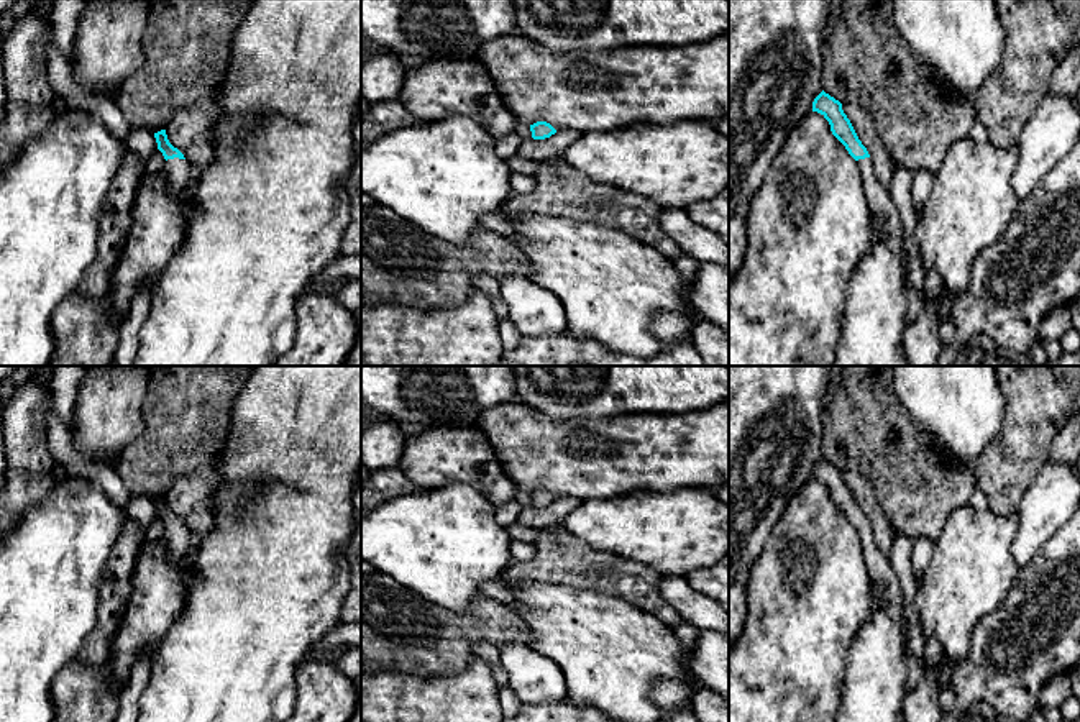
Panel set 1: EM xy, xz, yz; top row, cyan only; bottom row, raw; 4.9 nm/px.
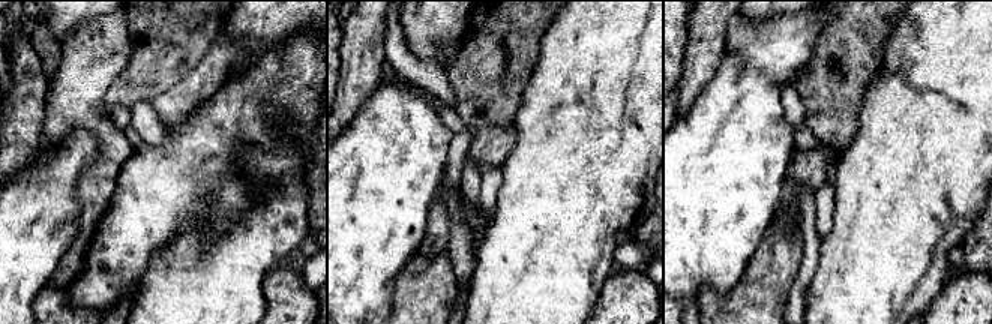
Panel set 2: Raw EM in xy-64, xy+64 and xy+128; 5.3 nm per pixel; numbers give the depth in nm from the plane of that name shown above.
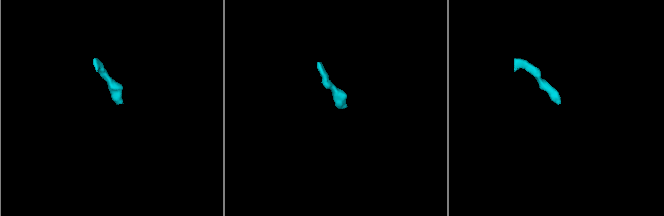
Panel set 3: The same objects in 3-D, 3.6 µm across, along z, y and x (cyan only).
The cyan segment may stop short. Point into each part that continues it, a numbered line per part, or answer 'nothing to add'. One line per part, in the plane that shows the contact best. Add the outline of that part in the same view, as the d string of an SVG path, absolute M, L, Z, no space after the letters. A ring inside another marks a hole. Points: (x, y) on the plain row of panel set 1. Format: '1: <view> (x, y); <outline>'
1: xy (179, 542); M167 527L164 528L164 542L167 545L167 558L172 563L184 563L189 560L195 537L190 535L187 527Z

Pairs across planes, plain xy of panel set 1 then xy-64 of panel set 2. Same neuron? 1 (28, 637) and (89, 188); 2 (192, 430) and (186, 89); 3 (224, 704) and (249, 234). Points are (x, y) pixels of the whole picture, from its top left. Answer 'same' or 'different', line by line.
1: different
2: different
3: same

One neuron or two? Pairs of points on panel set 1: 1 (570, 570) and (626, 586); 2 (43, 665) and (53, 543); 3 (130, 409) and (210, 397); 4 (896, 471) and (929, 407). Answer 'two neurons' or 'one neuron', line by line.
1: one neuron
2: one neuron
3: two neurons
4: two neurons

